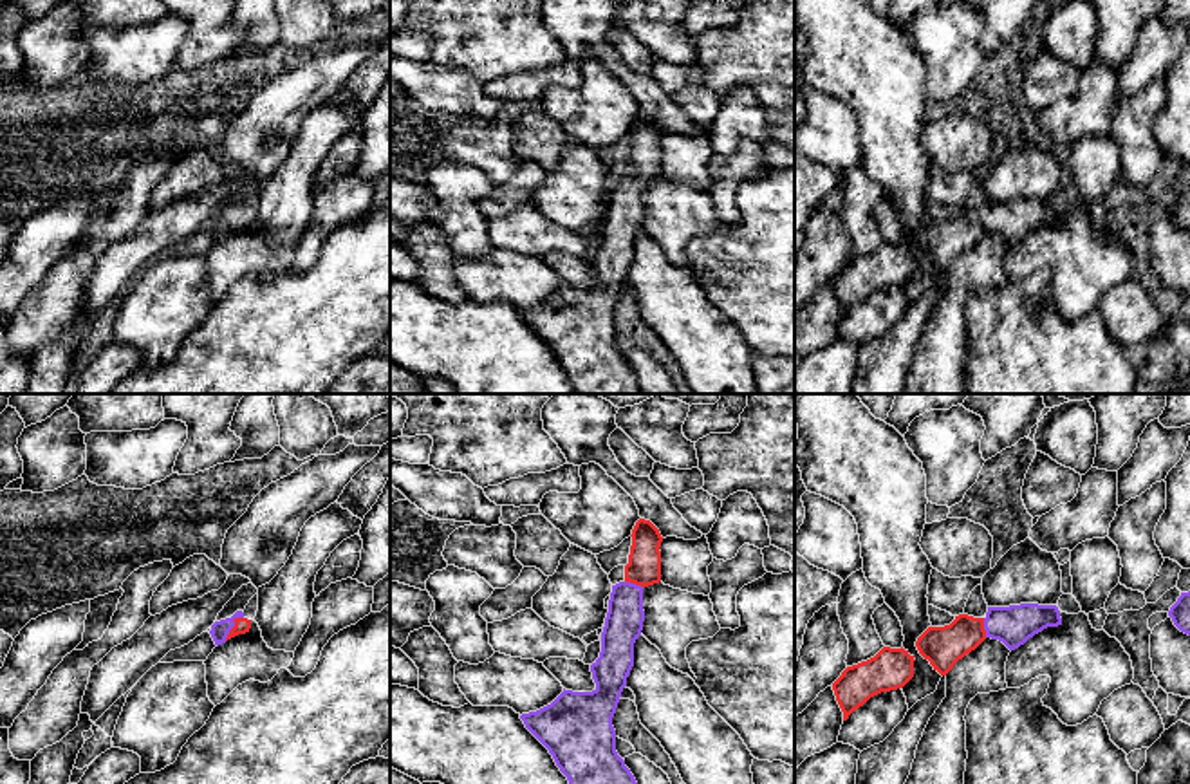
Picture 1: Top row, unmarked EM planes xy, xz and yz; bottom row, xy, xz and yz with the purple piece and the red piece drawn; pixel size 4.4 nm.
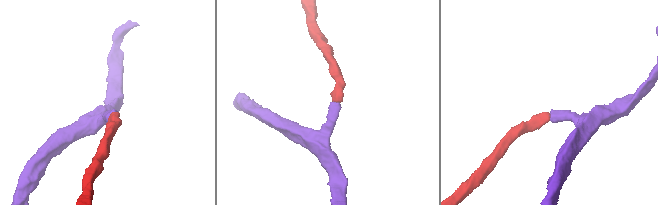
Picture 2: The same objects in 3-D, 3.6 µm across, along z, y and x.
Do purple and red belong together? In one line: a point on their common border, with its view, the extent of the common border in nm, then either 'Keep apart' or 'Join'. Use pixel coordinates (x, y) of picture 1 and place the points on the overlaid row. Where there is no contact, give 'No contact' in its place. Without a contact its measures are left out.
Touches purple at xy (233, 625). Shared border 140 nm. Join

